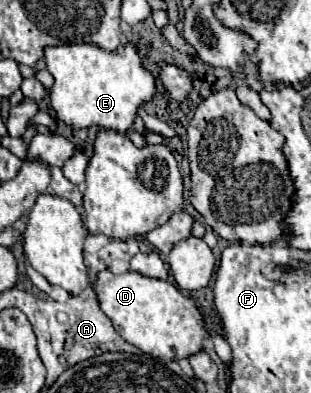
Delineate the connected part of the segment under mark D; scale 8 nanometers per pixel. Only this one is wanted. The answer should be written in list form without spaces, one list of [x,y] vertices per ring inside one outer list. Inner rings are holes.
[[[102,270],[96,276],[94,292],[102,312],[112,320],[114,330],[142,352],[164,360],[178,360],[202,350],[202,338],[206,336],[204,320],[194,302],[174,284],[136,272],[112,274],[110,270]]]

